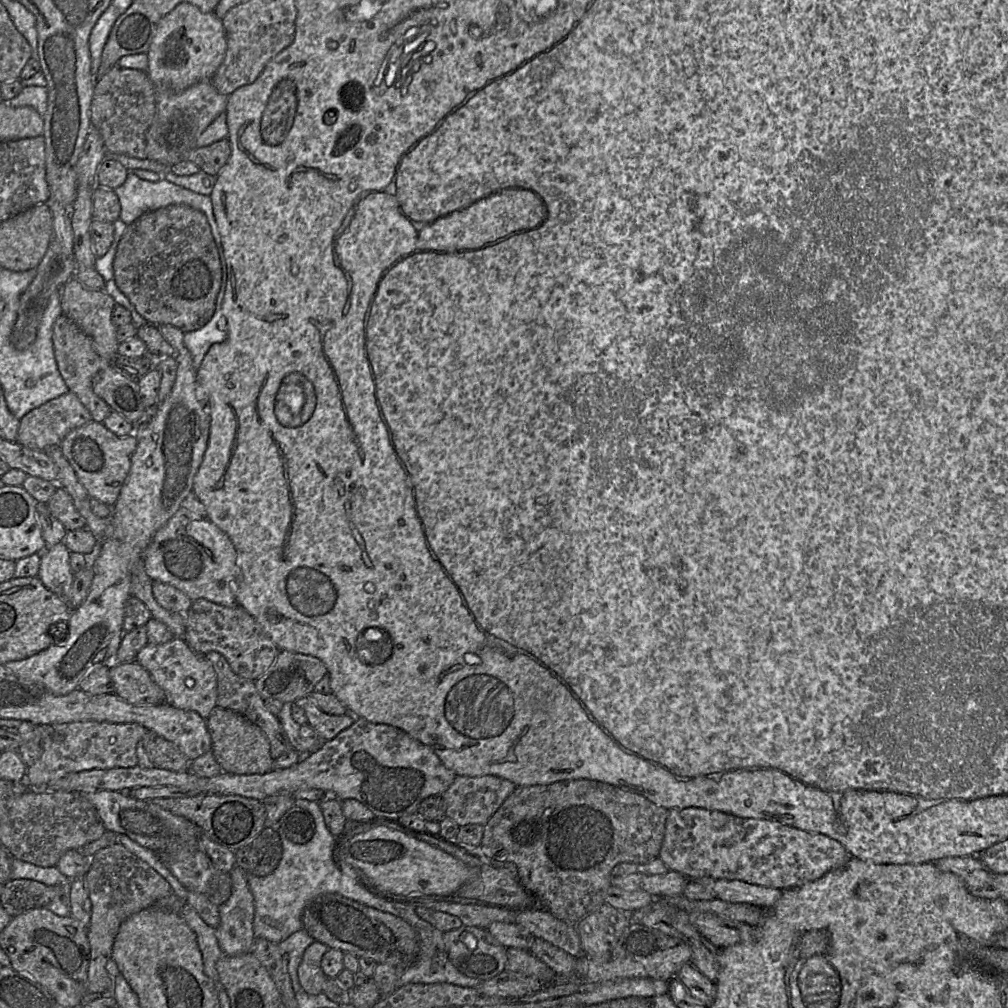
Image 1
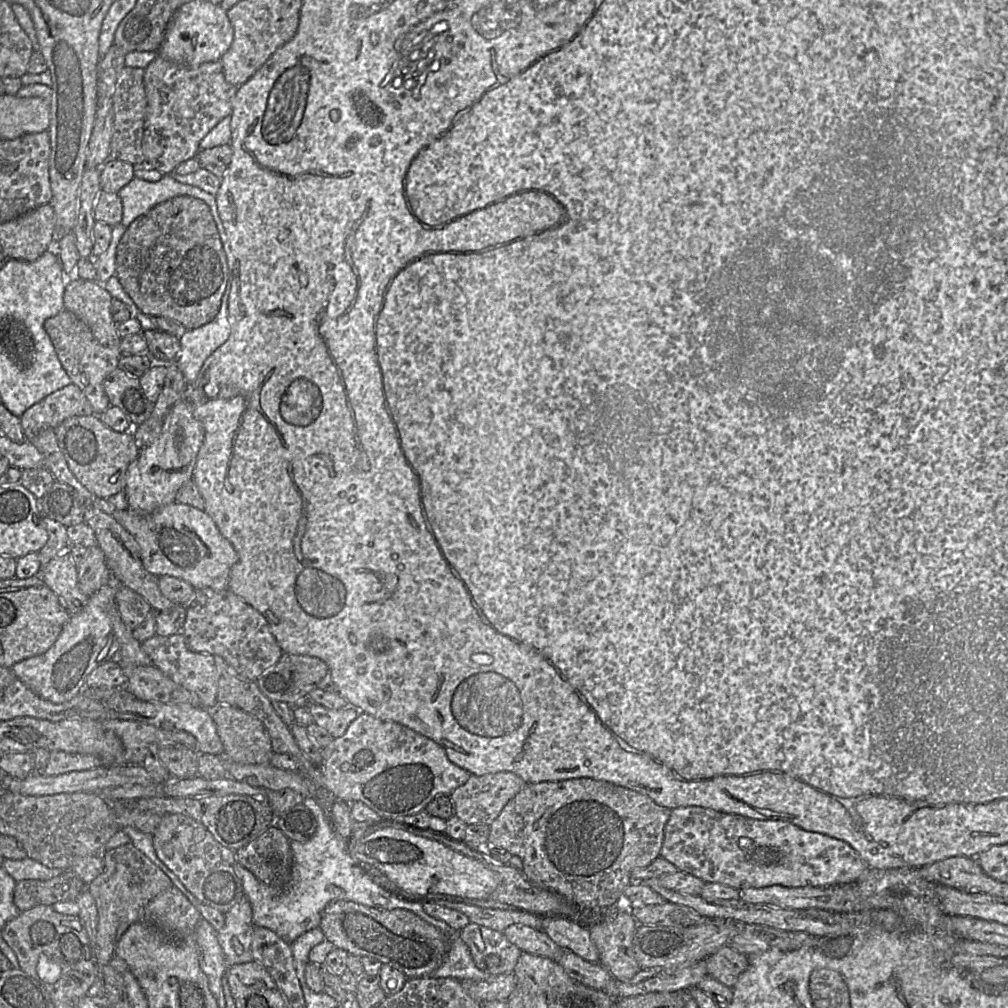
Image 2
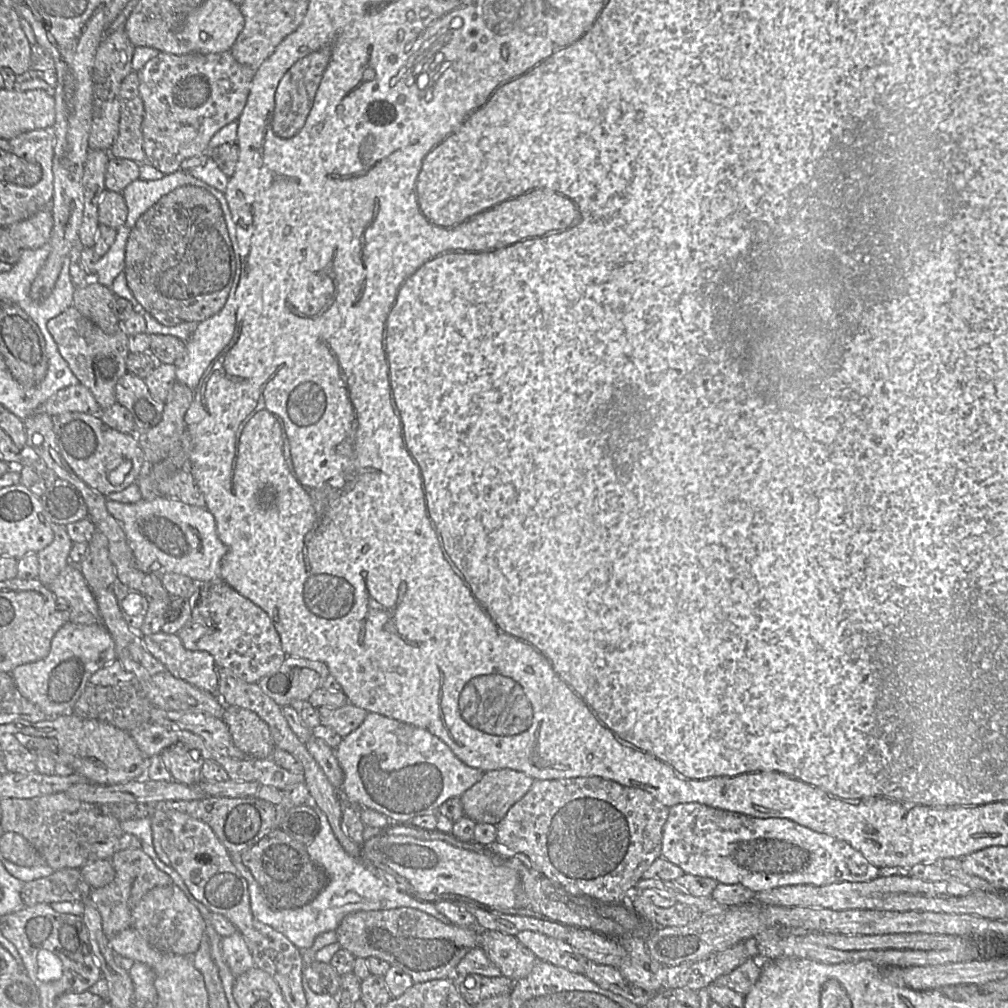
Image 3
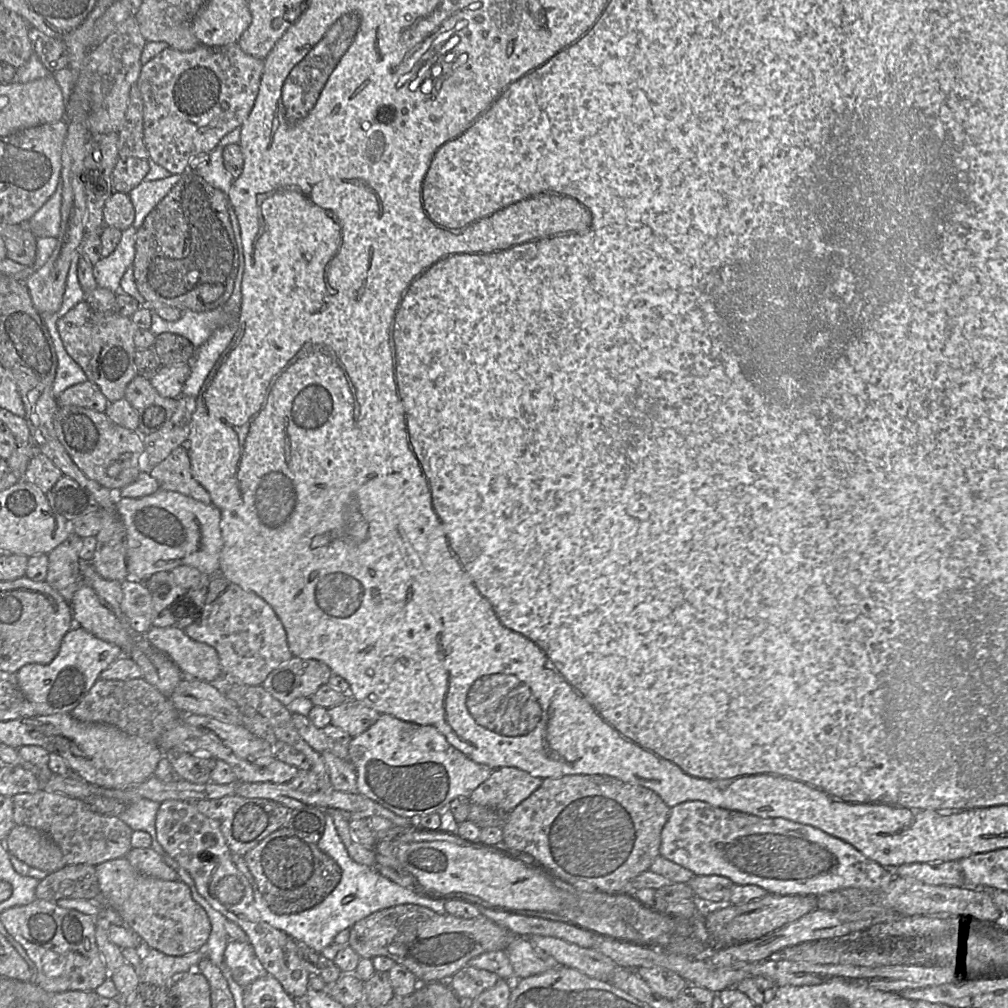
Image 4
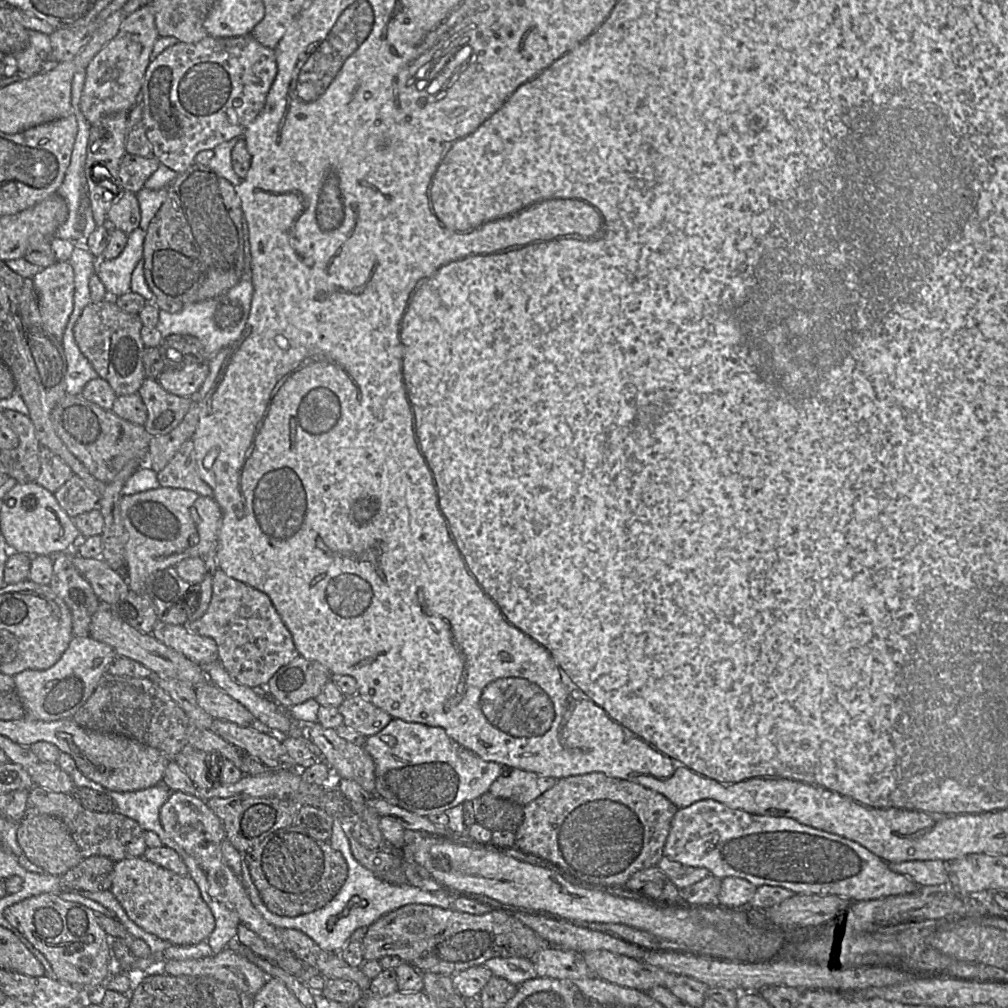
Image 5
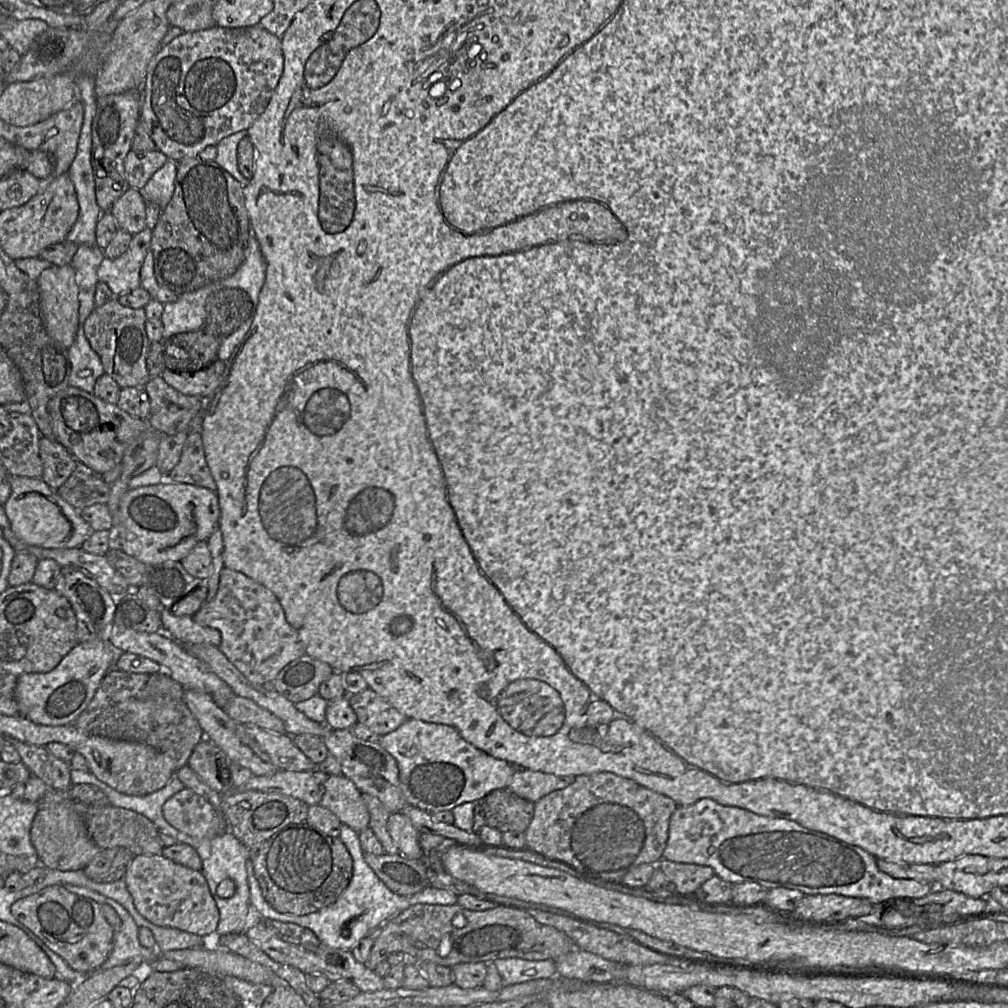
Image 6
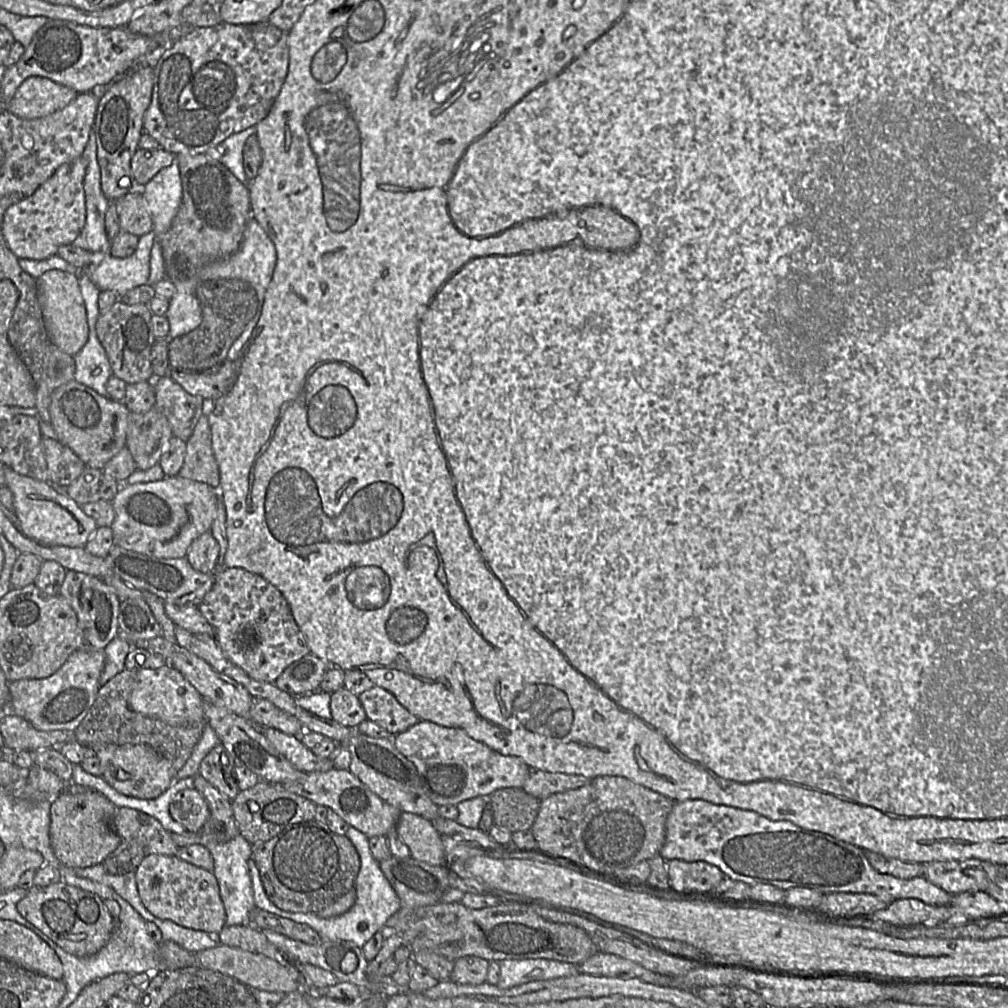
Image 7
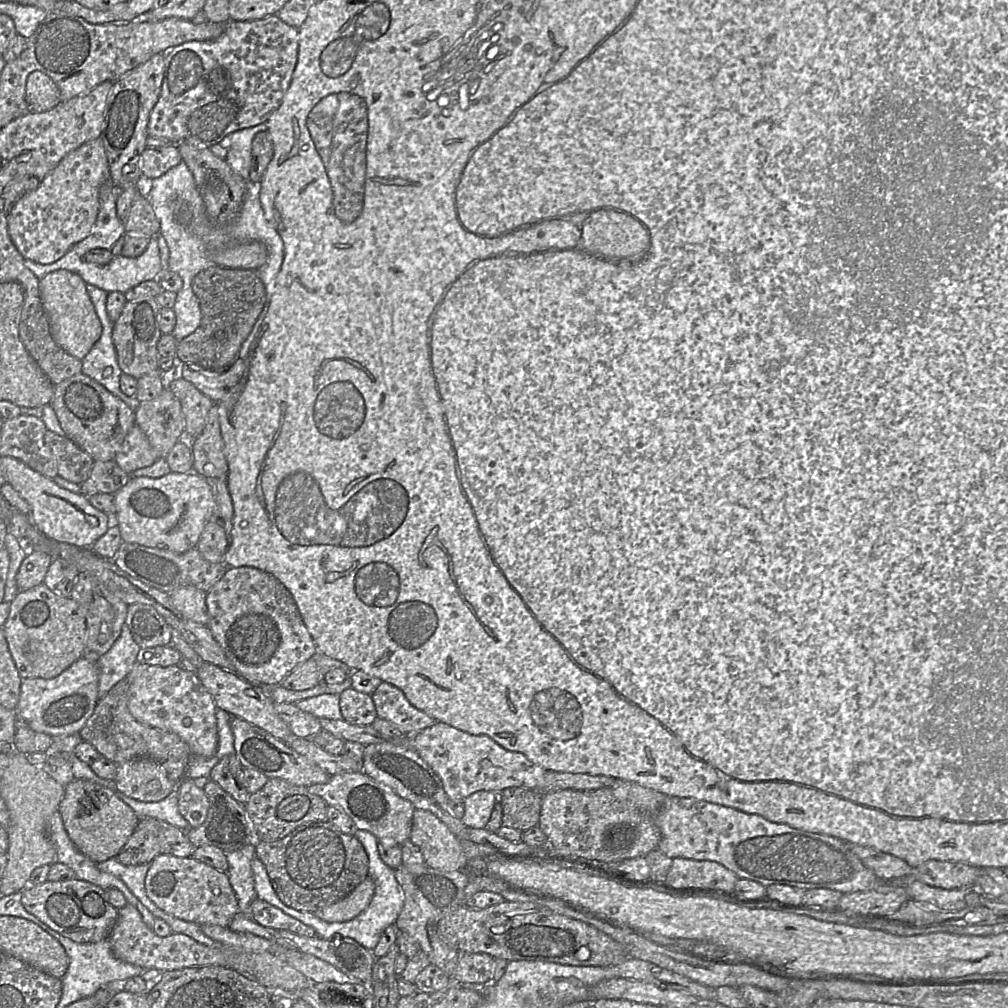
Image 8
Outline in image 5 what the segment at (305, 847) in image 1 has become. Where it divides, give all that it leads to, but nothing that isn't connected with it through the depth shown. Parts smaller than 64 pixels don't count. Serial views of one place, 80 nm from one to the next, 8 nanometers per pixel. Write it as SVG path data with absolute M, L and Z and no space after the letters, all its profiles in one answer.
M335 819L329 838L331 847L339 851L348 865L348 875L337 895L324 907L297 917L280 916L271 912L263 902L252 879L248 864L242 858L242 881L255 908L263 918L276 928L292 928L312 938L324 951L341 951L348 944L352 933L360 927L368 927L381 916L407 904L426 904L440 908L450 908L454 898L459 894L451 893L446 888L439 891L425 891L409 884L391 884L376 877L369 869L361 865L352 855L350 843L345 833L347 824Z

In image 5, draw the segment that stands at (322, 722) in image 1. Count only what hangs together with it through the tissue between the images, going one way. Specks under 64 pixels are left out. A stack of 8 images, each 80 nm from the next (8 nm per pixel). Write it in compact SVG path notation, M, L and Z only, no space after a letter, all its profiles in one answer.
M358 694L345 696L337 708L343 716L343 725L366 737L375 735L393 719L388 713L364 700Z

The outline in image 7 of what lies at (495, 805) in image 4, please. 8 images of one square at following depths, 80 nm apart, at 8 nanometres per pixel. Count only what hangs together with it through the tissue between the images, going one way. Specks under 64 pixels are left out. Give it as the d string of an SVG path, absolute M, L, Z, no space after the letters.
M532 769L522 788L528 794L543 800L554 793L583 787L590 781L591 779L582 775Z

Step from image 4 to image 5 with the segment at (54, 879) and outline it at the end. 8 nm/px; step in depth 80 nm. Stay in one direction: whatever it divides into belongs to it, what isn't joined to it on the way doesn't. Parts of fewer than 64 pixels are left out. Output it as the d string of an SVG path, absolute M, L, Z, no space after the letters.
M91 856L60 876L61 891L96 892L110 890L114 861L105 856Z

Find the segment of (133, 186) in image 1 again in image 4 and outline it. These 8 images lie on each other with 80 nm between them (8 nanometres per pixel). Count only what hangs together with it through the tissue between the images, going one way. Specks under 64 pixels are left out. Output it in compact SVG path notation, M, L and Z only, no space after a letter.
M171 174L160 180L143 180L128 193L135 208L135 219L132 224L134 228L140 228L146 216L180 181L182 176L182 174Z

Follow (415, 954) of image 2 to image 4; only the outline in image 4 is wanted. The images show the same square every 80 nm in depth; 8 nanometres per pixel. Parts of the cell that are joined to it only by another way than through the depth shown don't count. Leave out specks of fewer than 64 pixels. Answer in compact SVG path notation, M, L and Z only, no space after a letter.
M400 904L376 911L357 921L350 928L348 946L354 949L361 958L372 959L376 956L391 958L397 964L410 970L420 983L430 983L448 981L457 971L467 966L470 959L482 953L504 951L514 936L506 928L482 915L464 919L448 913L441 915L416 904Z

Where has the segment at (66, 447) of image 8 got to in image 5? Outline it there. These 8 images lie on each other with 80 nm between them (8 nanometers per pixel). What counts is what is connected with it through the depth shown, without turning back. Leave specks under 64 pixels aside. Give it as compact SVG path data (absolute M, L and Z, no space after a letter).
M39 446L41 470L36 482L55 493L73 474L71 468L56 454L44 446Z

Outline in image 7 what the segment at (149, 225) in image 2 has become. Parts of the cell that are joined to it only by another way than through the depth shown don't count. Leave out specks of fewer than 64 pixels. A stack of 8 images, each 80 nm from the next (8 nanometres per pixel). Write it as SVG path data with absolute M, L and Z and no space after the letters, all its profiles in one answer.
M206 153L176 156L182 183L182 201L170 229L156 239L161 244L166 278L174 281L188 279L202 267L235 253L241 246L247 222L251 217L250 194L248 185L240 182L220 161Z

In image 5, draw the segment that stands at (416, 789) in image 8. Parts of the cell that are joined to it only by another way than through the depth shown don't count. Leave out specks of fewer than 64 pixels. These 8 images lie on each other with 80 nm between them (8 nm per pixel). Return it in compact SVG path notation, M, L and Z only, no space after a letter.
M319 723L303 725L308 739L319 749L333 775L357 782L369 793L375 792L375 763L363 746L355 745L337 735L335 729L324 728Z

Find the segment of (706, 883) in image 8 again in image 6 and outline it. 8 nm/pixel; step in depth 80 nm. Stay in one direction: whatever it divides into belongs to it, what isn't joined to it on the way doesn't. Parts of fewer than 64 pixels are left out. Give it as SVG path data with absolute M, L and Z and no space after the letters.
M661 859L657 864L665 876L676 886L679 895L691 895L707 880L715 875L709 866L673 862Z

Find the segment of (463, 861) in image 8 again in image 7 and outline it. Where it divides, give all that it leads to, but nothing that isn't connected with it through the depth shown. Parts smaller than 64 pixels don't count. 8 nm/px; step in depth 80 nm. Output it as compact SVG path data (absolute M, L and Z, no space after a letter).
M402 812L394 831L408 846L411 858L433 866L448 865L442 835L430 820L417 814Z

